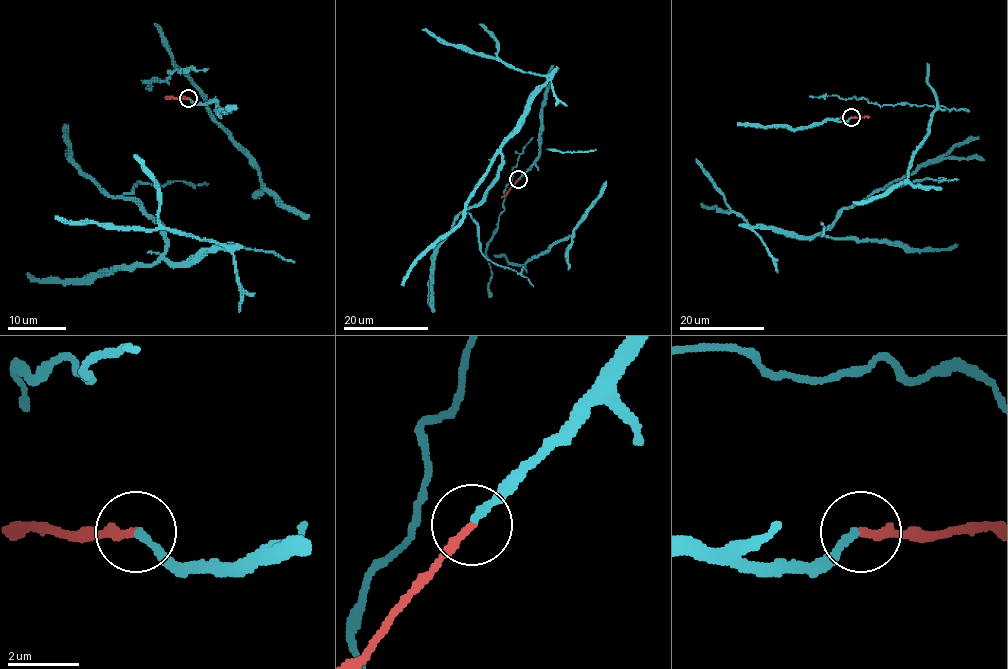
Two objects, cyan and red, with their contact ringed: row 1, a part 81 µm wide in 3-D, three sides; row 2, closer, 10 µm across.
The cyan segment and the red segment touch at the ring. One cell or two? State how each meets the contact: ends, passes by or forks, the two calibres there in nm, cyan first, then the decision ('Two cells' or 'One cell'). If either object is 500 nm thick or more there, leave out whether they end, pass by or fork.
At the ring cyan ends. At the ring red ends. Thickness 240 nm (cyan) against 240 nm. One cell

